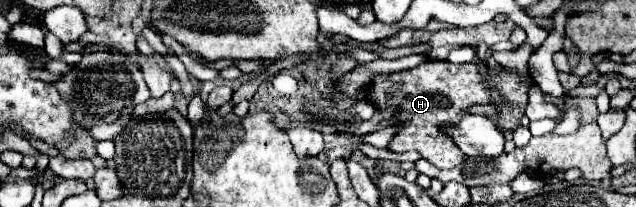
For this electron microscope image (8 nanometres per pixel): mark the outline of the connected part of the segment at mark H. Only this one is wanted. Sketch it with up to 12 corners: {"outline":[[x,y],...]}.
{"outline":[[474,63],[378,75],[370,101],[440,169],[466,159],[440,131],[492,103]]}

